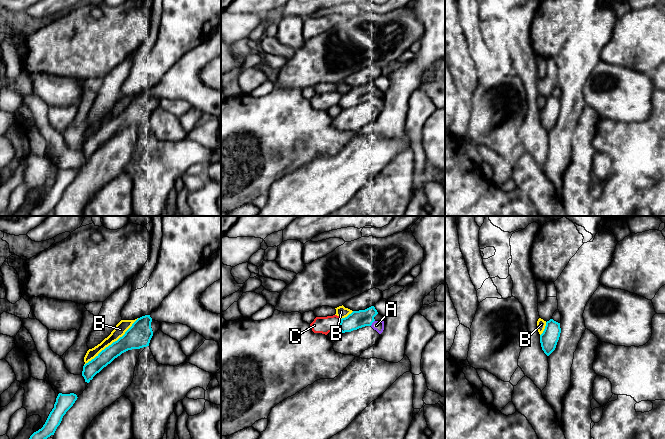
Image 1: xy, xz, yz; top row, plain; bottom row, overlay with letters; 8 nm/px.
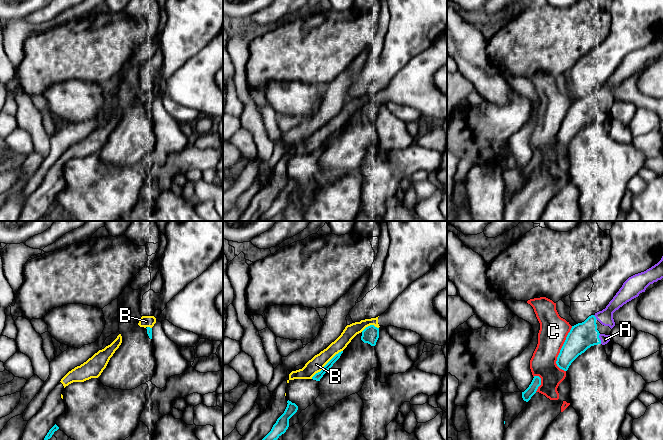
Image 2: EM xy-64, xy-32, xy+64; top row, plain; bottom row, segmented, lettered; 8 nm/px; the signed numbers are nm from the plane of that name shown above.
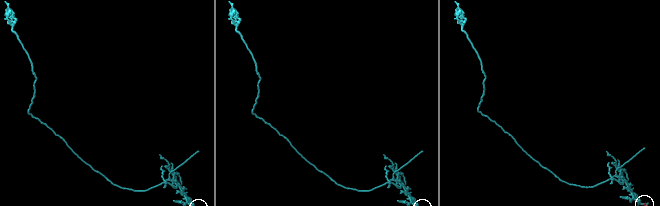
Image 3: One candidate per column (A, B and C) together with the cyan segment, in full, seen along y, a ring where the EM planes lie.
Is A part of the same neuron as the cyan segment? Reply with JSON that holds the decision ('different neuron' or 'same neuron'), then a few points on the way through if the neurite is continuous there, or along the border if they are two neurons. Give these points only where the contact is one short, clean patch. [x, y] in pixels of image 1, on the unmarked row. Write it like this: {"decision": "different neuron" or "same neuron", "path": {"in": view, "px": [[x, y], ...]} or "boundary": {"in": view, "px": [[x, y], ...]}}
{"decision": "same neuron"}

